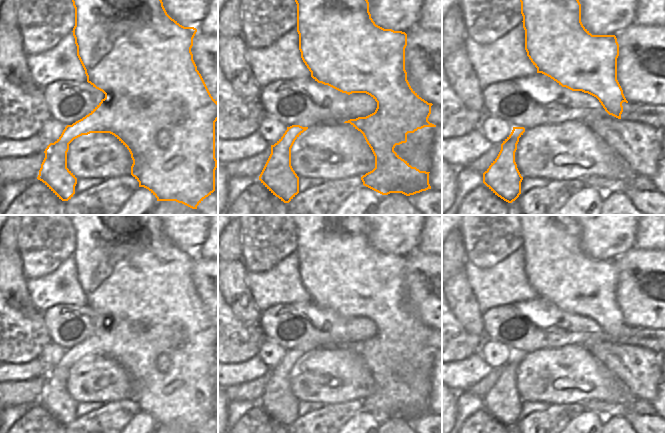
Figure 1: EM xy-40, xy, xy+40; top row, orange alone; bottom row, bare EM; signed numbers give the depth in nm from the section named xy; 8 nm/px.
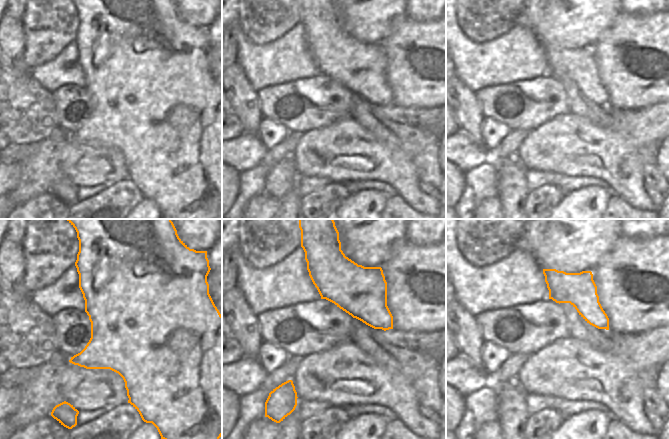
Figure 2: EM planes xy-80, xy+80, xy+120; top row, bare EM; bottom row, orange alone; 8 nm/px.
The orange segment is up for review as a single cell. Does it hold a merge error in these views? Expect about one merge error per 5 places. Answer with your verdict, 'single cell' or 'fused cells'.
single cell

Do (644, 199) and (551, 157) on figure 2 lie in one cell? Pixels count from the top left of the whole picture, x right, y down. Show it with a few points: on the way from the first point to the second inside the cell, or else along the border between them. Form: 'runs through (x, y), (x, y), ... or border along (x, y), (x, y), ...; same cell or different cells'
runs through (621, 179), (611, 169), (574, 157); same cell

